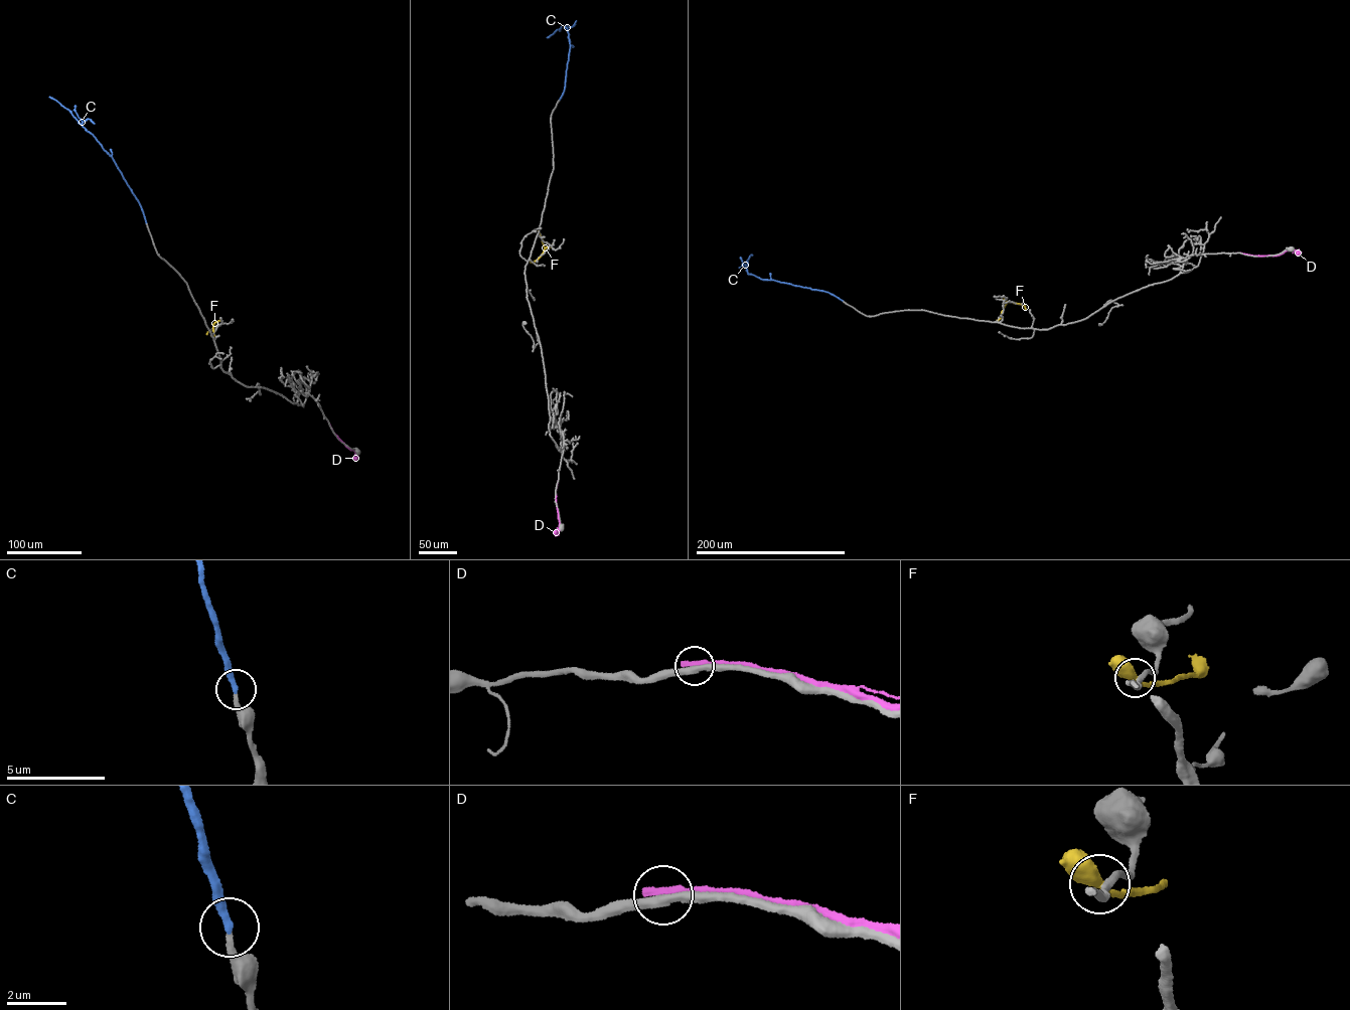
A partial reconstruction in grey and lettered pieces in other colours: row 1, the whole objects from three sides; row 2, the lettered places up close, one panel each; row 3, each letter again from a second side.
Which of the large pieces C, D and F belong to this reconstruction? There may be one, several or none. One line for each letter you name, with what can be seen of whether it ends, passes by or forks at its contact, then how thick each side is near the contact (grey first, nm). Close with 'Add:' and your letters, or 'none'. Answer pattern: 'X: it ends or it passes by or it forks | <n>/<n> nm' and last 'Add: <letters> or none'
C: it ends | 200/300 nm
Add: C

